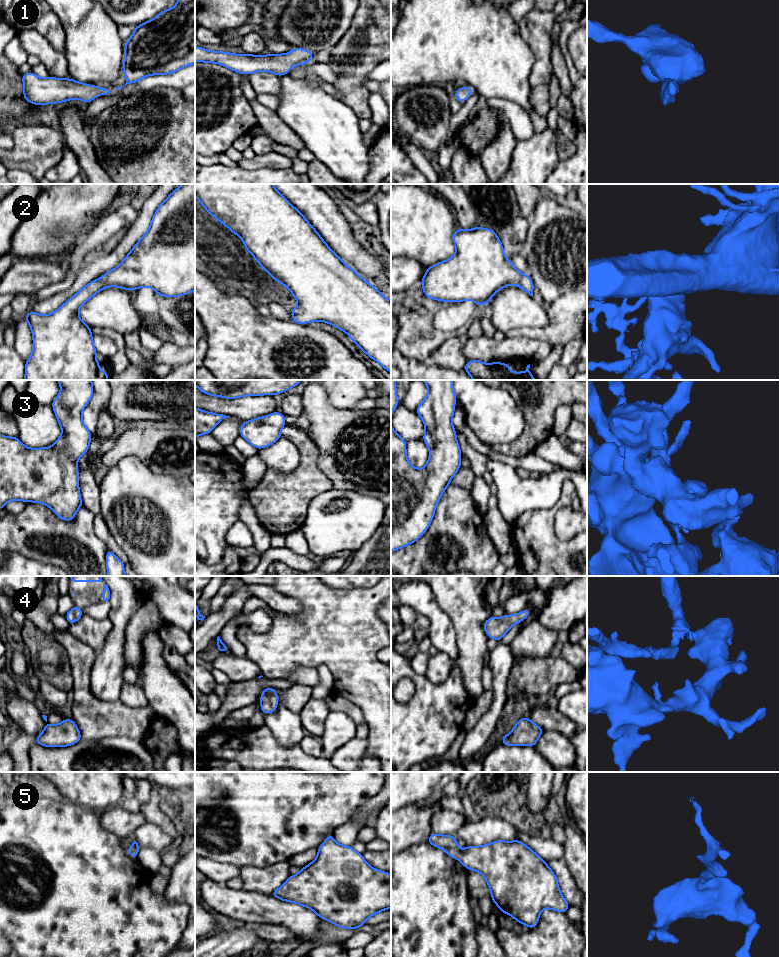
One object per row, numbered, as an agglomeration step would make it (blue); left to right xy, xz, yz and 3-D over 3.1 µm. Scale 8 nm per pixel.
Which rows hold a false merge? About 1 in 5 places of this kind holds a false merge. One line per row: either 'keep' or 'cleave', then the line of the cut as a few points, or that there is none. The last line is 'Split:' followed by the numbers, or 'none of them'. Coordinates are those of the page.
1: keep | no cut
2: keep | no cut
3: keep | no cut
4: keep | no cut
5: keep | no cut
Split: none of them

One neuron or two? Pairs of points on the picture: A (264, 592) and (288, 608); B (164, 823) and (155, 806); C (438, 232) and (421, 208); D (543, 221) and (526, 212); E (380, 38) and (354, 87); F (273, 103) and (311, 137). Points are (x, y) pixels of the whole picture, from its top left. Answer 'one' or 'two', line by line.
A: one
B: one
C: one
D: two
E: one
F: two

